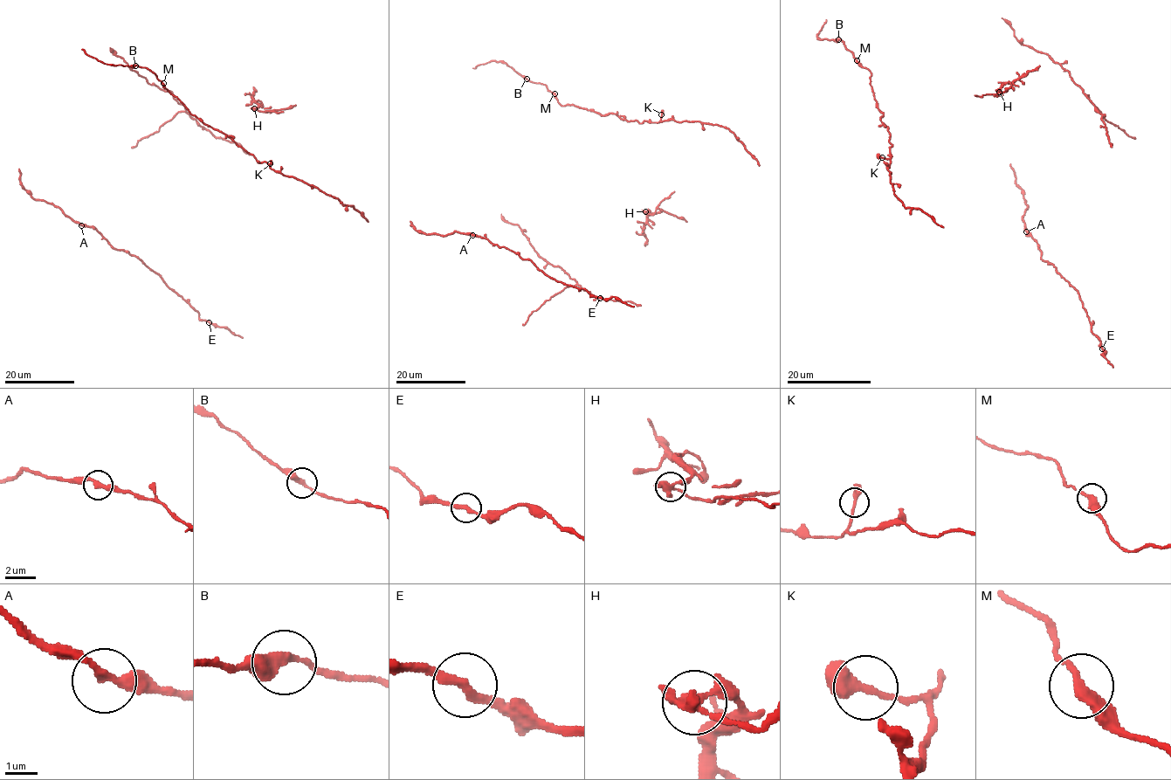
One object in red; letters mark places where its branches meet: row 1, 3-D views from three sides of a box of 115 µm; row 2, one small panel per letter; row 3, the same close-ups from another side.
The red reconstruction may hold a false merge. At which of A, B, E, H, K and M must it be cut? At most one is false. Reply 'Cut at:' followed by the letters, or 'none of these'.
Cut at: H

